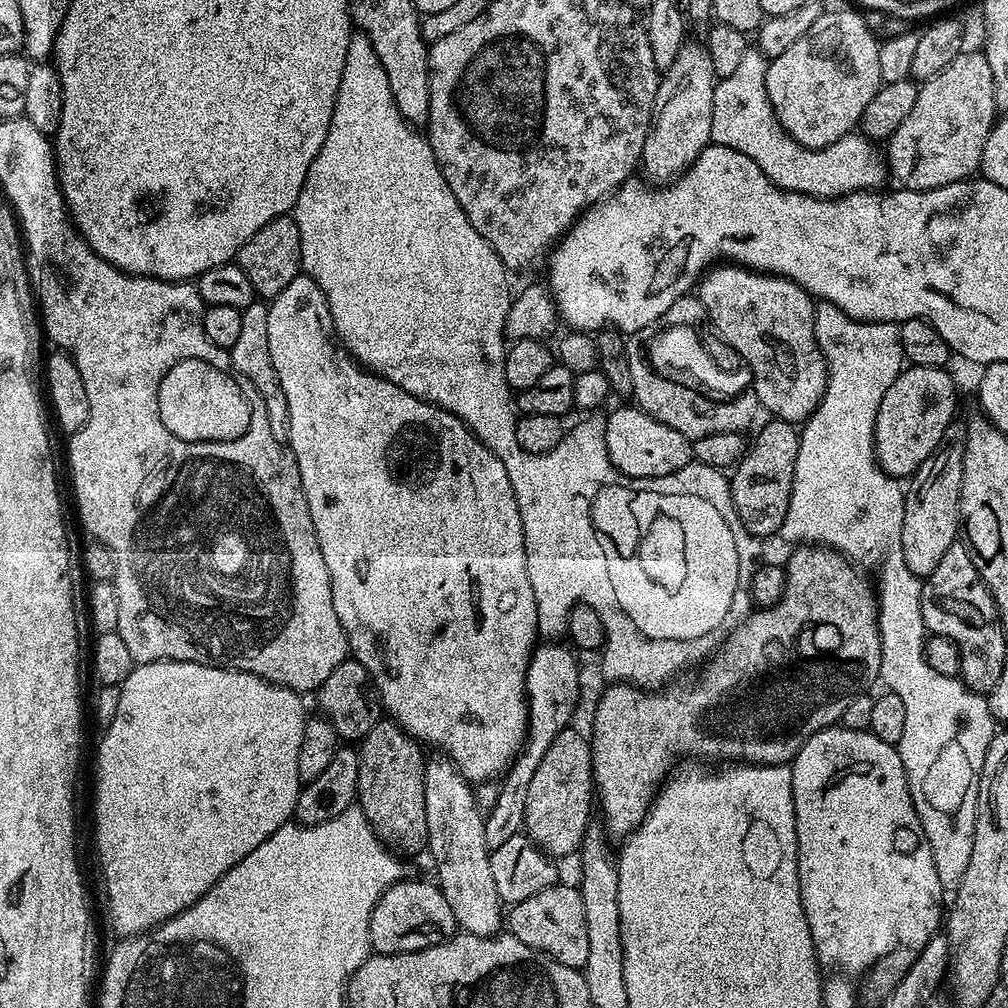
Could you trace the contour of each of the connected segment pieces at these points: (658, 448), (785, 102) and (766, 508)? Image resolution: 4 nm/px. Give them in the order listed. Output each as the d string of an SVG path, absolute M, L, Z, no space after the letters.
M635 406L616 408L604 420L604 449L622 474L634 478L658 478L682 470L693 459L689 440L678 430L650 418Z
M840 8L837 12L821 11L820 17L802 38L782 54L771 57L766 68L766 90L772 103L776 120L794 139L807 148L828 148L838 138L849 135L859 125L864 107L874 98L882 83L878 70L880 44L866 26L863 15L858 11Z
M775 418L769 421L769 424L759 425L760 433L750 440L744 455L740 457L730 476L738 518L749 534L757 538L772 535L775 537L780 531L786 518L786 510L790 506L790 494L794 486L794 466L800 445L797 425Z

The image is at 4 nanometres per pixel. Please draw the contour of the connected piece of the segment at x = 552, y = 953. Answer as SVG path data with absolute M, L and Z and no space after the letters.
M558 882L546 890L538 890L526 902L511 905L506 912L506 928L518 942L526 942L539 952L562 962L562 966L583 969L586 958L590 958L590 941L586 938L586 910L582 906L579 887L572 888Z

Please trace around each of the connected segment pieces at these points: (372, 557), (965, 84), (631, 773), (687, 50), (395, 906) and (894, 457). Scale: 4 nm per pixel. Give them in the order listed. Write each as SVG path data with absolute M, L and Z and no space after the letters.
M307 274L296 276L282 294L271 297L266 322L270 362L274 362L278 382L282 382L286 406L290 406L286 444L298 462L310 518L318 534L318 546L322 550L322 558L326 558L326 570L330 570L334 614L338 614L338 622L342 622L351 655L367 670L383 711L413 740L424 746L433 744L436 750L456 763L460 773L470 782L499 781L524 747L524 735L528 732L526 670L538 644L534 590L530 590L530 574L526 574L522 514L514 498L506 466L502 466L500 459L454 414L414 398L414 394L406 394L406 390L394 386L394 382L360 367L330 335L332 315L326 294L322 294Z
M969 50L961 51L960 55L954 58L954 62L950 62L950 66L946 66L946 70L942 70L934 78L925 80L919 85L914 106L912 106L910 112L906 114L906 118L902 118L902 122L898 128L892 132L892 135L889 136L886 141L886 147L888 147L888 152L886 148L886 163L888 165L889 173L891 173L895 179L897 176L897 178L901 180L899 183L903 185L903 187L913 188L915 192L921 192L922 190L946 186L950 182L966 180L977 175L978 169L980 168L980 159L982 158L983 148L986 146L987 138L991 133L994 121L997 119L998 109L994 102L994 82L990 78L990 62L986 62L983 51L968 51Z
M800 546L793 552L796 553L789 558L788 564L786 563L783 596L771 608L760 608L753 616L746 617L729 634L728 641L722 646L719 645L720 653L716 652L693 680L684 680L681 684L672 682L659 690L645 690L637 688L634 684L612 682L607 685L609 688L601 694L600 701L596 704L596 713L592 716L592 732L590 731L592 779L595 791L598 793L599 811L600 808L604 811L602 827L609 837L631 837L636 827L646 818L646 814L652 808L653 800L656 799L656 793L660 791L666 777L677 767L678 762L685 758L699 758L701 761L724 760L720 762L743 762L745 764L788 764L798 754L798 750L802 750L802 746L812 735L821 732L823 728L833 727L843 717L846 706L850 706L852 699L868 690L872 683L877 683L882 662L882 642L878 630L877 597L874 595L873 585L871 588L856 573L859 572L857 565L853 564L848 557L841 556L831 546Z
M686 42L678 50L678 58L663 69L642 157L642 172L644 168L643 175L649 181L664 186L677 176L683 176L698 154L708 147L712 138L714 94L718 91L716 83L718 77L703 43Z
M398 880L389 883L388 889L384 891L382 898L374 906L374 914L370 916L370 942L373 953L385 956L399 952L413 952L441 944L443 940L457 935L458 925L454 910L450 908L450 902L446 902L440 887L435 883L427 884L424 880Z
M908 366L901 371L898 378L886 390L886 394L880 403L874 438L876 439L876 461L880 463L880 469L888 476L897 478L911 478L930 458L930 454L936 452L936 447L944 443L946 430L952 423L956 412L956 384L948 373L947 367L942 368L918 368Z

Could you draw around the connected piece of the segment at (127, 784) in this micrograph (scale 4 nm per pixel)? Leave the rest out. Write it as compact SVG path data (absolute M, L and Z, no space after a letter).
M159 660L138 664L119 685L118 714L103 729L104 737L96 748L96 852L104 871L104 888L108 891L108 912L117 937L131 938L147 934L184 912L198 898L202 898L250 850L258 850L262 842L293 819L302 781L298 774L298 750L304 737L304 704L291 688L272 684L249 672L233 672L231 668L212 668L209 664L195 664L181 660Z

